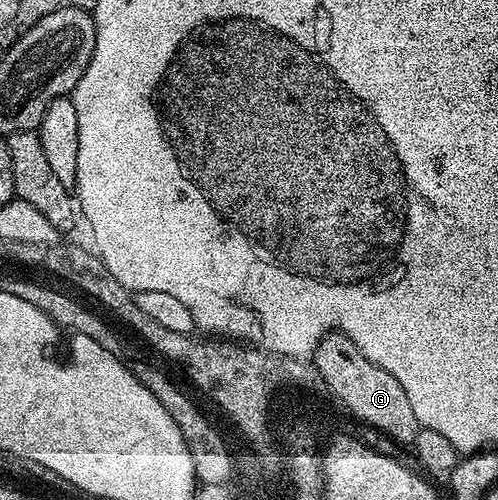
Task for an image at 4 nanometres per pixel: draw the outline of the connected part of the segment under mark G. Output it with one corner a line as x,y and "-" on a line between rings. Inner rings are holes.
330,335
318,345
313,352
312,362
325,381
325,389
333,392
333,397
354,417
373,429
378,429
385,437
405,447
412,446
420,431
421,424
415,419
415,407
411,407
411,399
407,399
407,391
399,384
399,379
383,367
371,363
344,335

